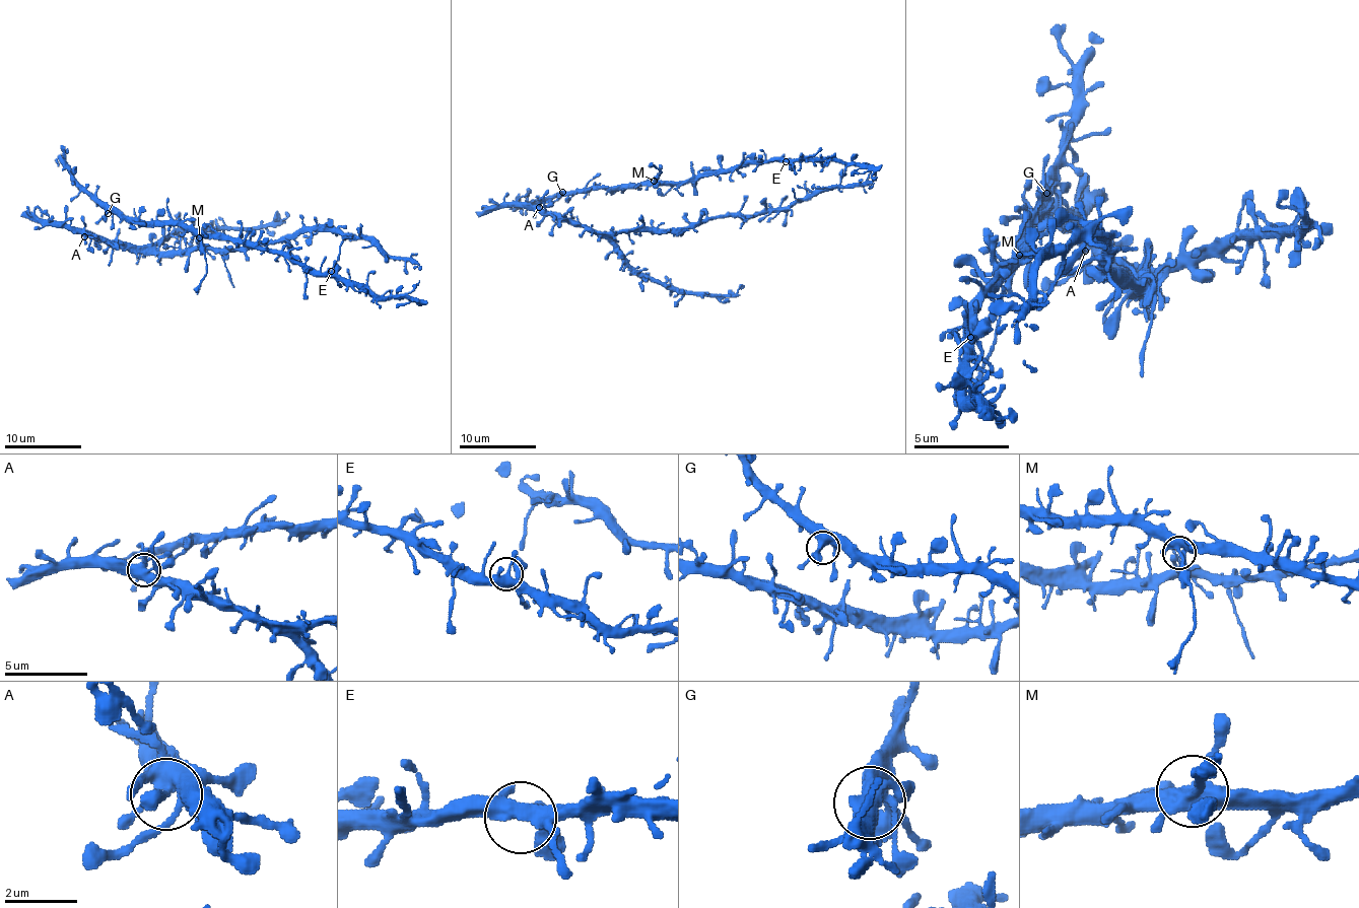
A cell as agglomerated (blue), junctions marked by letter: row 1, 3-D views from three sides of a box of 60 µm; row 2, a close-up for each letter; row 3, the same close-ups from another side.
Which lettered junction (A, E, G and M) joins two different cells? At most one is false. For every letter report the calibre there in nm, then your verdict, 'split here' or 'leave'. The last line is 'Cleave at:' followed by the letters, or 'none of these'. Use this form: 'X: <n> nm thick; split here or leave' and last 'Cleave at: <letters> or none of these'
A: 440 nm thick; leave
E: 360 nm thick; leave
G: 400 nm thick; leave
M: 400 nm thick; split here
Cleave at: M

